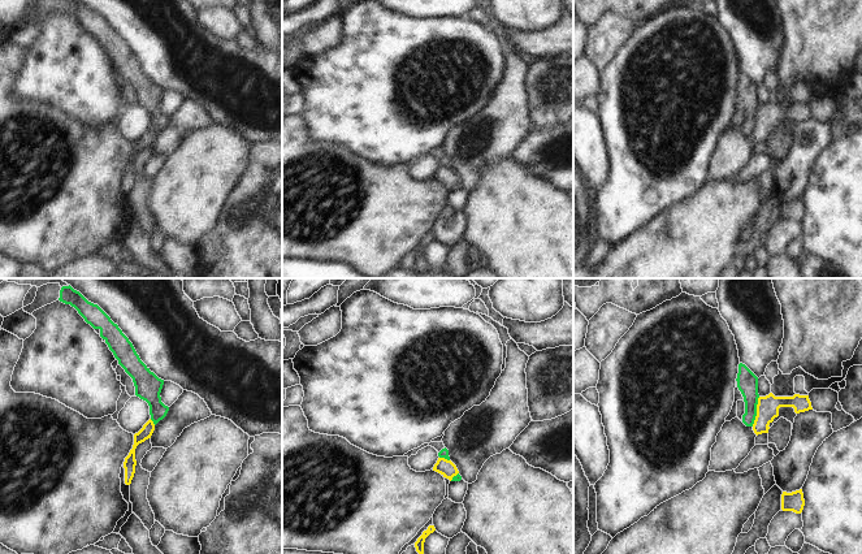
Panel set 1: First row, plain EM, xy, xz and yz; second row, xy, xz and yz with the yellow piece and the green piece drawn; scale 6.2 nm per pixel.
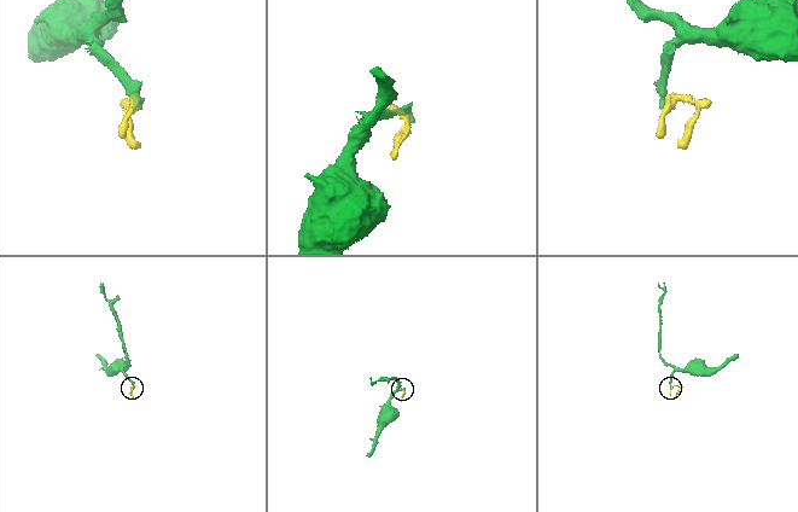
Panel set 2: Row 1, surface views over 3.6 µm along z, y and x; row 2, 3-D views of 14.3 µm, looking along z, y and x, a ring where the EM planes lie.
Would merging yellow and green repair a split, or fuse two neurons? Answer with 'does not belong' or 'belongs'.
does not belong

